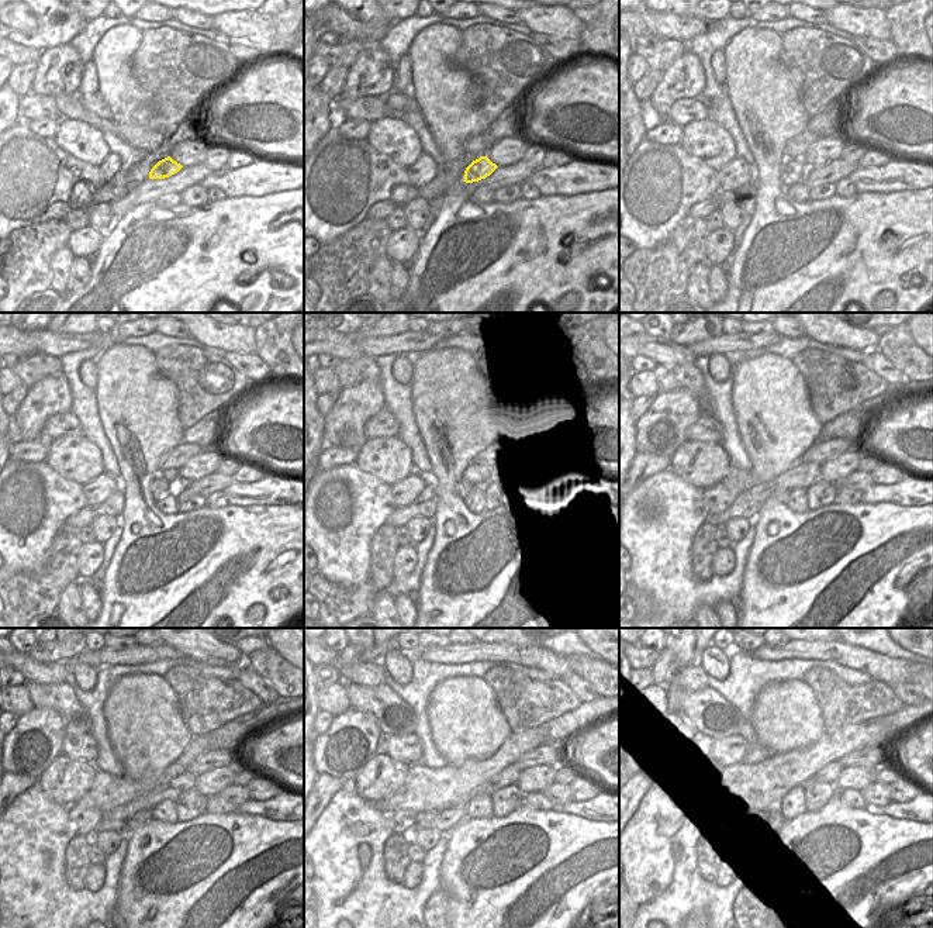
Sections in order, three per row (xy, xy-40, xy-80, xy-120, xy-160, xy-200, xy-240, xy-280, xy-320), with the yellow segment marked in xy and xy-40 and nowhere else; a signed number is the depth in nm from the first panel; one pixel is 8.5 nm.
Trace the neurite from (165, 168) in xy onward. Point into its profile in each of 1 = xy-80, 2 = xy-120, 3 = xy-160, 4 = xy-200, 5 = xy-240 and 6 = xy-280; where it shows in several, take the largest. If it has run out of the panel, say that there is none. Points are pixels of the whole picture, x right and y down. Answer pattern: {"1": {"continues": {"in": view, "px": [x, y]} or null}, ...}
{"1": {"continues": {"in": "xy-80", "px": [792, 171]}}, "2": {"continues": {"in": "xy-120", "px": [159, 486]}}, "3": {"continues": {"in": "xy-160", "px": [463, 487]}}, "4": {"continues": {"in": "xy-200", "px": [781, 497]}}, "5": {"continues": {"in": "xy-240", "px": [144, 816]}}, "6": {"continues": {"in": "xy-280", "px": [445, 818]}}}

